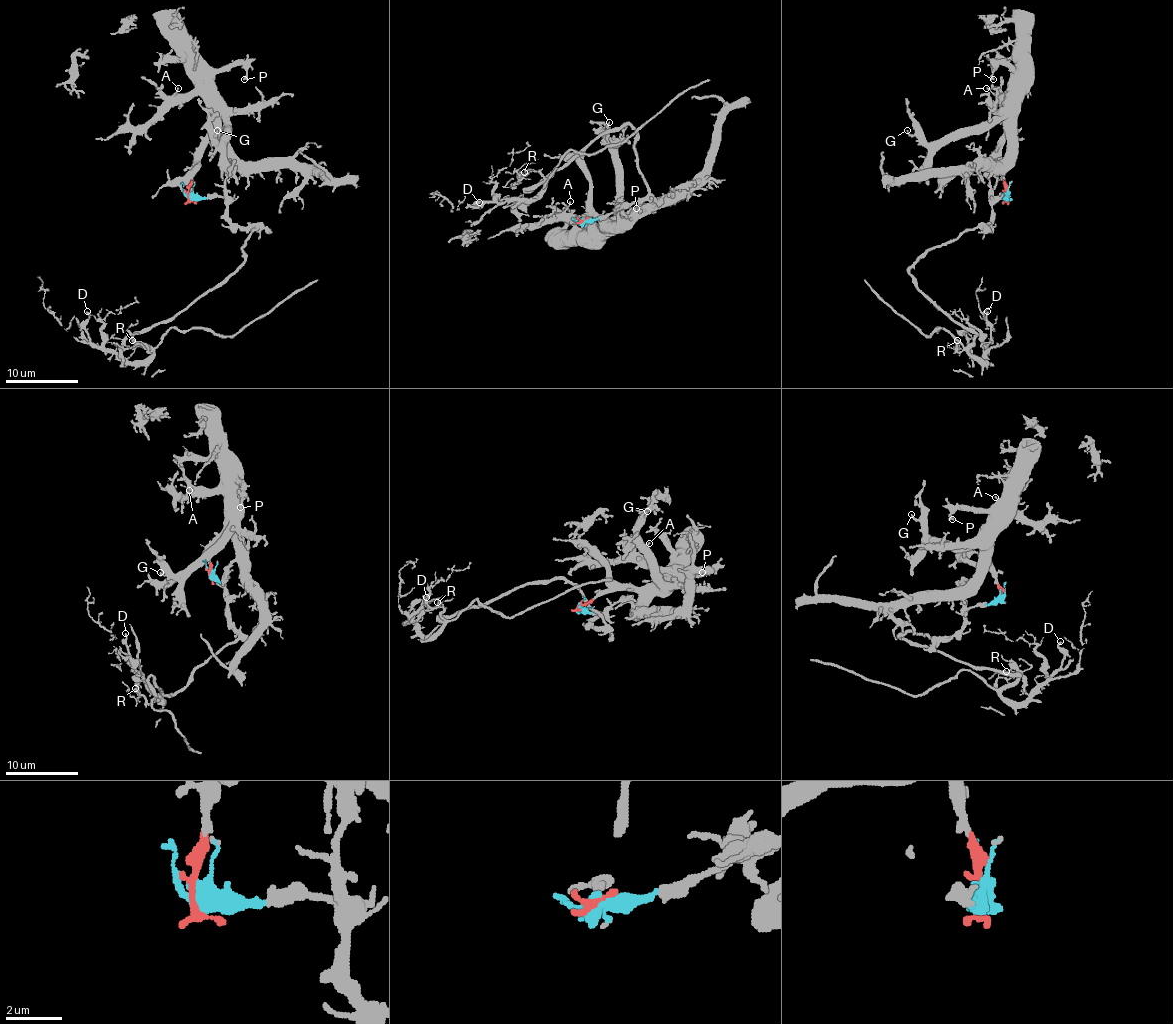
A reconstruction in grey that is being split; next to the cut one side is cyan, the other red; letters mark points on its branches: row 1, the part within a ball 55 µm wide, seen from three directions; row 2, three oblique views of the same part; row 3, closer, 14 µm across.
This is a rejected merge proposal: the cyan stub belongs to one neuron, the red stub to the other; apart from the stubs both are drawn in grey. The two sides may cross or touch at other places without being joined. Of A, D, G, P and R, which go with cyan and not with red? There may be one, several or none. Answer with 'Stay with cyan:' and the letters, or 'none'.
Stay with cyan: D, R

